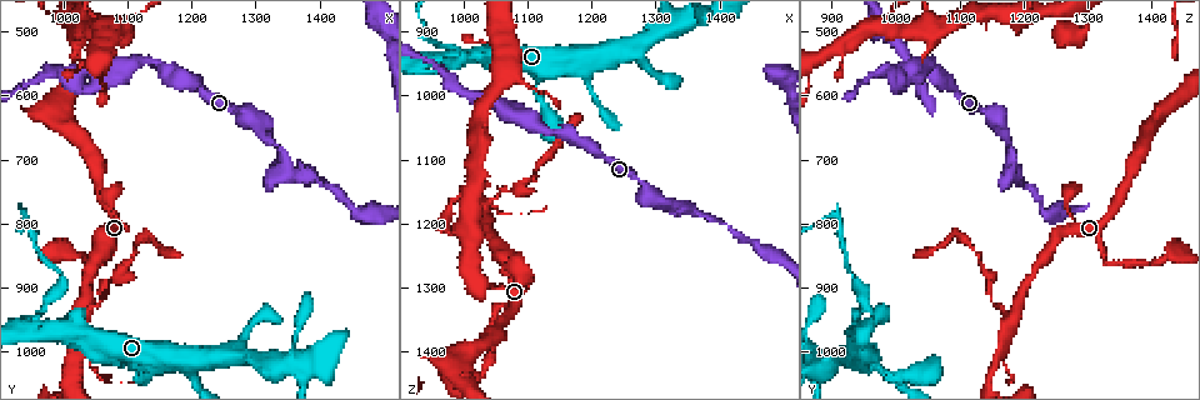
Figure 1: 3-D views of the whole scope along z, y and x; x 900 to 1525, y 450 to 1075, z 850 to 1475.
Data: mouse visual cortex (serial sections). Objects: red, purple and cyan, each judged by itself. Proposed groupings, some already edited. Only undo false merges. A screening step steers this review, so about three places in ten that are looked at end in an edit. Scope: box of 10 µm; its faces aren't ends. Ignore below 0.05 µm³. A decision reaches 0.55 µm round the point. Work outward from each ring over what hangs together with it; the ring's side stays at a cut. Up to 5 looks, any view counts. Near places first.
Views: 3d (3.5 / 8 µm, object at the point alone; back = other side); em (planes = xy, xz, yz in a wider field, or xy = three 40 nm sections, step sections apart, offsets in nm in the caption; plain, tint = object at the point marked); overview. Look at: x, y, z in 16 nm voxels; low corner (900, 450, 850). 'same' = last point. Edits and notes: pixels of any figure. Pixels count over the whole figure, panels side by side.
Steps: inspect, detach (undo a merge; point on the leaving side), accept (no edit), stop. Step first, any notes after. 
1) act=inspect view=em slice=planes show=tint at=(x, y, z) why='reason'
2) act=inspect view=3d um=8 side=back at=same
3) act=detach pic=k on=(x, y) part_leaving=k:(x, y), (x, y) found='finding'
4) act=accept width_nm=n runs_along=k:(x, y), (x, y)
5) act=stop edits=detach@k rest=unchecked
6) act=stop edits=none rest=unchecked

act=inspect view=3d um=3.5 at=(1355, 720, 1180) why='abrupt turn'

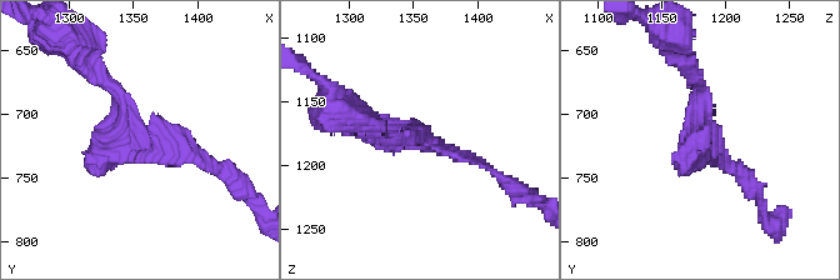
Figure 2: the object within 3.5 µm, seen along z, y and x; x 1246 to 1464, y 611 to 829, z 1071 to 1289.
act=inspect view=em slice=xy step=3 show=plain at=(1356, 718, 1176)

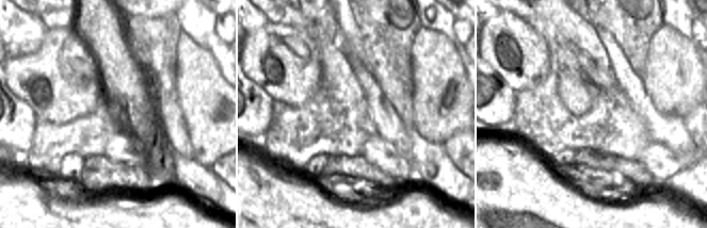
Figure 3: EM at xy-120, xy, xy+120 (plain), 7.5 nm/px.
act=inspect view=em slice=xy step=3 show=tint at=same

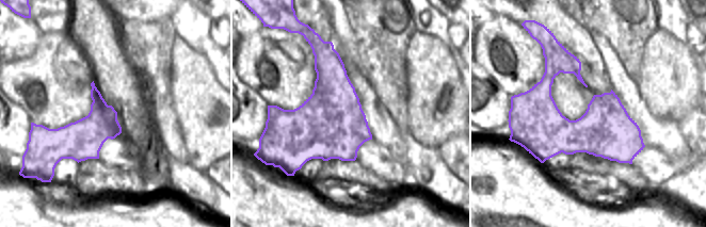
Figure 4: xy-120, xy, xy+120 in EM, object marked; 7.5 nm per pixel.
act=accept runs_along=2:(93, 76), (150, 149), (208, 164) found='continuous, no second cell'

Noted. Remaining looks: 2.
act=inspect view=3d um=3.5 at=(1060, 910, 1150) why='narrows sharply'

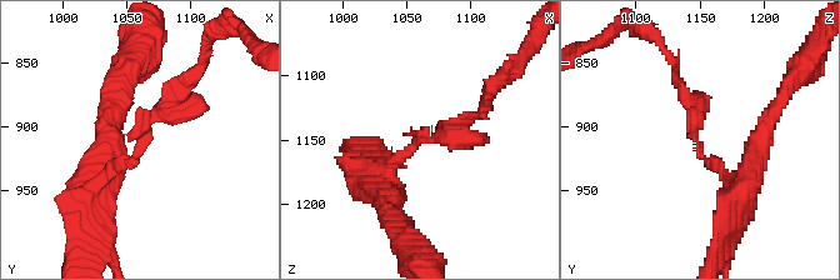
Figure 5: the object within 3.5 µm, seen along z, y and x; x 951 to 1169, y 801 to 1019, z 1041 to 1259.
act=inspect view=em slice=xy step=2 show=tint at=(1056, 914, 1148) arm_widths_nm=200,250 why='shape alone is not enough'

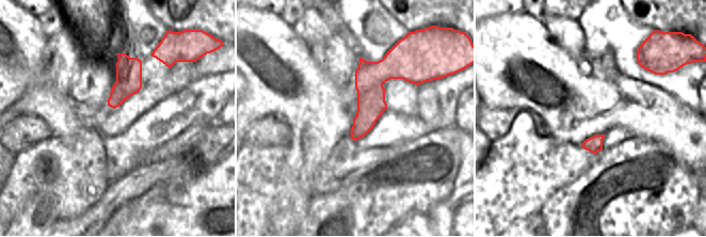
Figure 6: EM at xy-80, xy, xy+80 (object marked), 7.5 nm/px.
act=accept runs_along=6:(390, 57), (370, 82), (355, 137) found='one cell here'

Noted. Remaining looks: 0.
act=stop edits=none rest=unchecked

